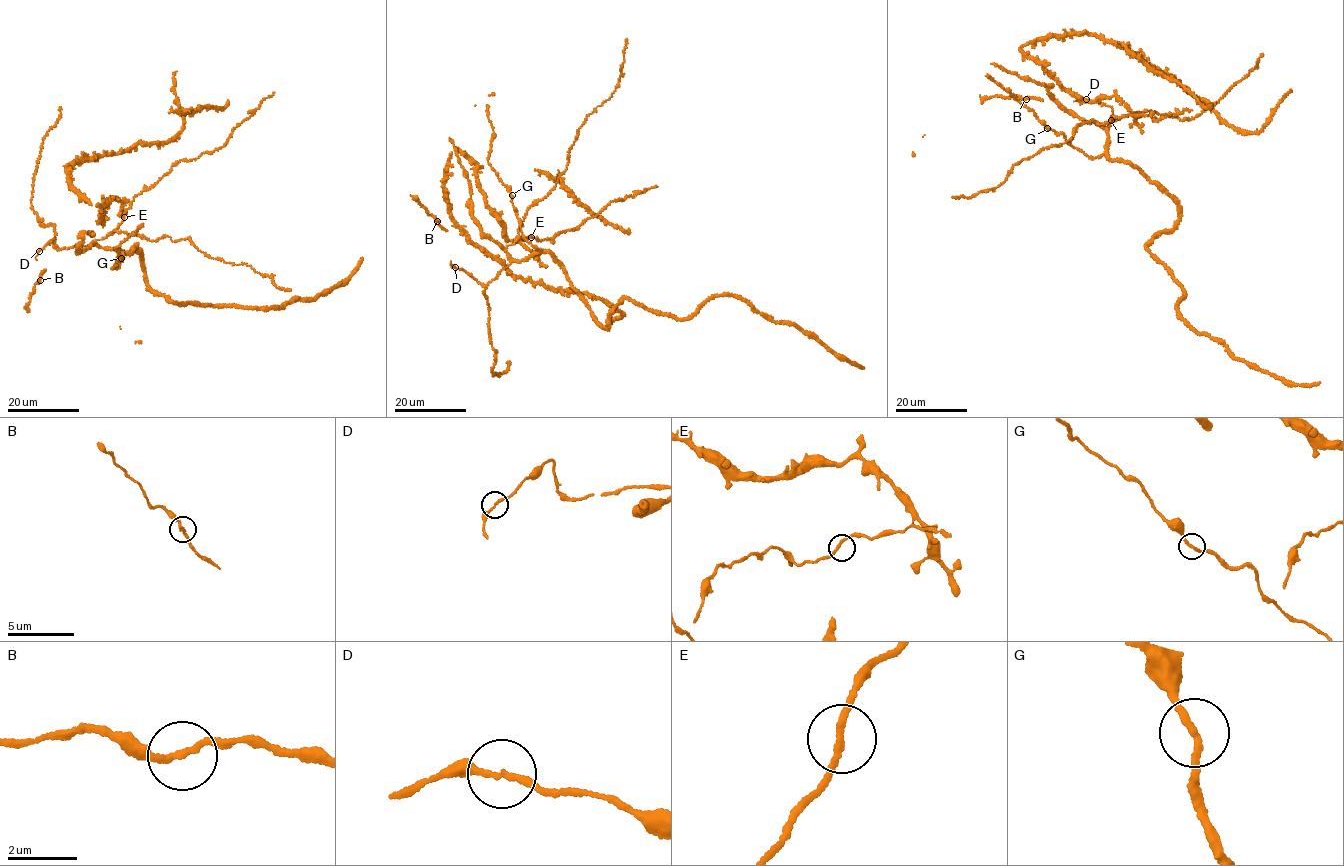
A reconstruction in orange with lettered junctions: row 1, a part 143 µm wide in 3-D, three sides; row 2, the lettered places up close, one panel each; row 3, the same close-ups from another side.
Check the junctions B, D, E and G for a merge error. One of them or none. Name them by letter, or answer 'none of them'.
none of them

